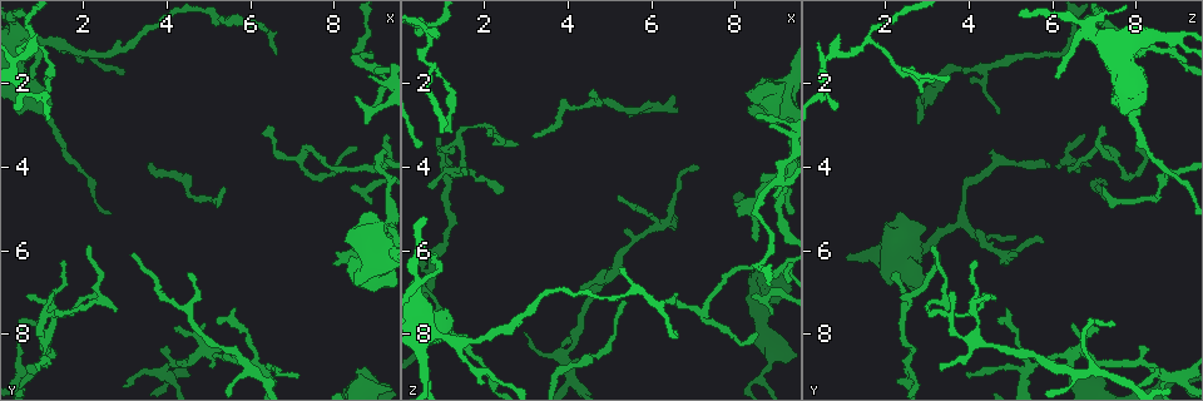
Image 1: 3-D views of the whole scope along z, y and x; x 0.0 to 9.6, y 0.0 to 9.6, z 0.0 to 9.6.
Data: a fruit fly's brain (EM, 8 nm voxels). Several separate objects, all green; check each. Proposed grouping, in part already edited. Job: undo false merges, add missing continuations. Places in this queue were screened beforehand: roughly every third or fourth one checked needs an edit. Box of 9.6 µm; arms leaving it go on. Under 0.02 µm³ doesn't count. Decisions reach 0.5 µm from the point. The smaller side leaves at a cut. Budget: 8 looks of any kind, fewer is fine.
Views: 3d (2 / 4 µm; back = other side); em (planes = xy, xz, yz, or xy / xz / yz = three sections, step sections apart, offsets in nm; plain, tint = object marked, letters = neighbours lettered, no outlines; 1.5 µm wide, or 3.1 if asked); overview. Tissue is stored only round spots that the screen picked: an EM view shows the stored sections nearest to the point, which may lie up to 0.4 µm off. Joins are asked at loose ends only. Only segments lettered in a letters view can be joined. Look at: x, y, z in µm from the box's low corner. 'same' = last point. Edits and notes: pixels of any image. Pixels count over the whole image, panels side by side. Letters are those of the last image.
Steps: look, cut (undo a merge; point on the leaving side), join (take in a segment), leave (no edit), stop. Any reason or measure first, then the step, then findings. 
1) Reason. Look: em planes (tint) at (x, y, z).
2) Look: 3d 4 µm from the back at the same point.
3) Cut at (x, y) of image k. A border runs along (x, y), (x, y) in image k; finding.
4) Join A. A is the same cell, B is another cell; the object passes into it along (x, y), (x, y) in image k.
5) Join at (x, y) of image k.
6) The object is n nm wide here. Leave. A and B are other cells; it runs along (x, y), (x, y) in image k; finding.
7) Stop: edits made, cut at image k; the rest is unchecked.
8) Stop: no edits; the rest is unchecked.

Tapers out. Look: em planes (plain) at (7.10, 9.00, 4.10).

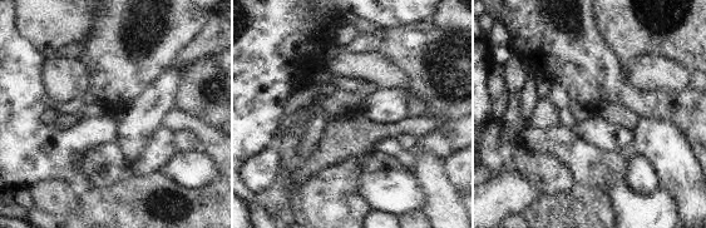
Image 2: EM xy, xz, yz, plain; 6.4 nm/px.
With the object marked. Look: em planes (tint) at the same point.

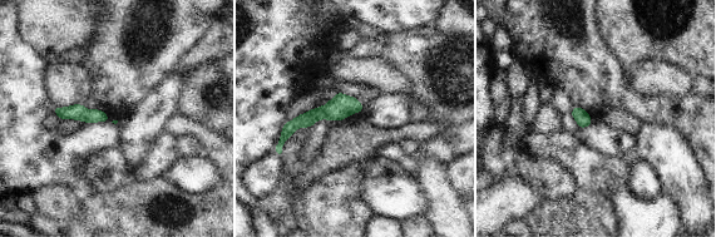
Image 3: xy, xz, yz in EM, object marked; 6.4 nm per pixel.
Look: em planes (letters) at the same point.

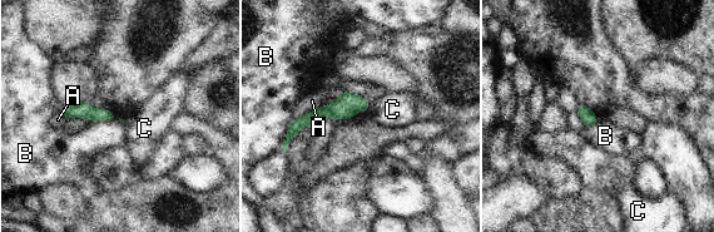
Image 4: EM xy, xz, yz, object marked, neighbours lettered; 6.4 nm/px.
Leave. A, B and C are other cells; no lettered segment goes on from it.

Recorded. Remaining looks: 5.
Tapers out. Look: 3d 2 µm at (8.55, 5.90, 5.70).

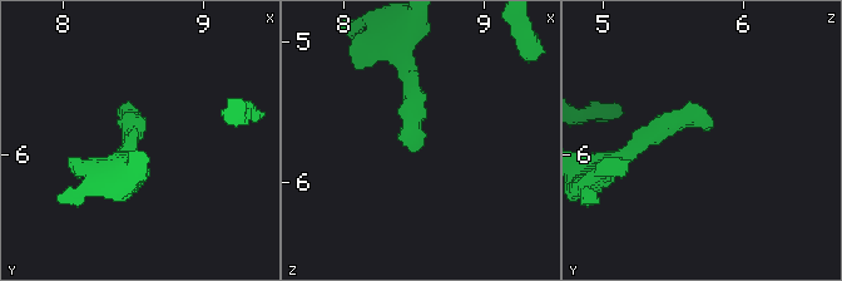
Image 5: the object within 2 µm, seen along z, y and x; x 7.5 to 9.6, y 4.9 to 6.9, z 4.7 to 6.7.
Look: em planes (letters) at (8.58, 5.82, 5.76).

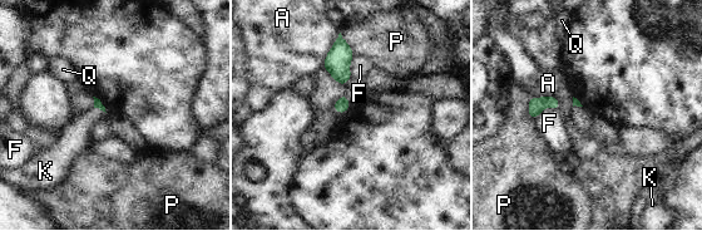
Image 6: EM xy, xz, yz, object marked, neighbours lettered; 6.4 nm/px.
Join at (74, 138) of image 6. K is the same cell, A, F, P and Q are other cells; the object passes into it along (98, 104), (100, 109), (74, 138) in image 6; it goes on there.

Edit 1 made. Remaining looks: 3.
Redraw. Look: overview.

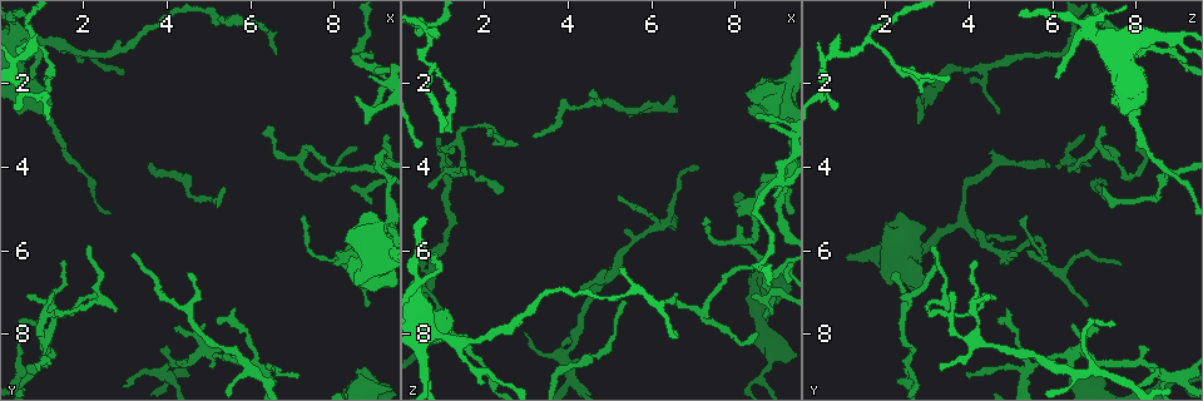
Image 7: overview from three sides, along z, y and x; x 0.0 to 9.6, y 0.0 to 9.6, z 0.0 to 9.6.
Thin end. Look: em xz step 8 (tint) at (8.70, 6.35, 7.70).

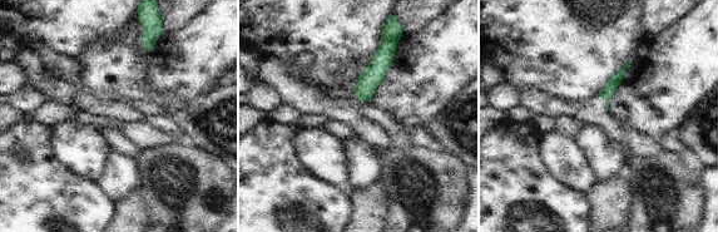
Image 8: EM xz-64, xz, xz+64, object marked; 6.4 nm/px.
Cut it another way. Look: em planes (letters) at the same point.

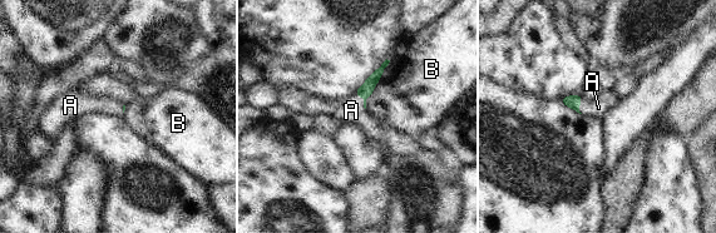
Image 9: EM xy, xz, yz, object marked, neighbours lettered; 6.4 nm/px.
Join at (351, 110) of image 9. A is the same cell, B is another cell; the object passes into it along (368, 87), (364, 100), (351, 110) in image 9; the neuron continues.

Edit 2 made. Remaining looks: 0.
Stop: edits made, join at image 6, join at image 9; the rest is unchecked.

